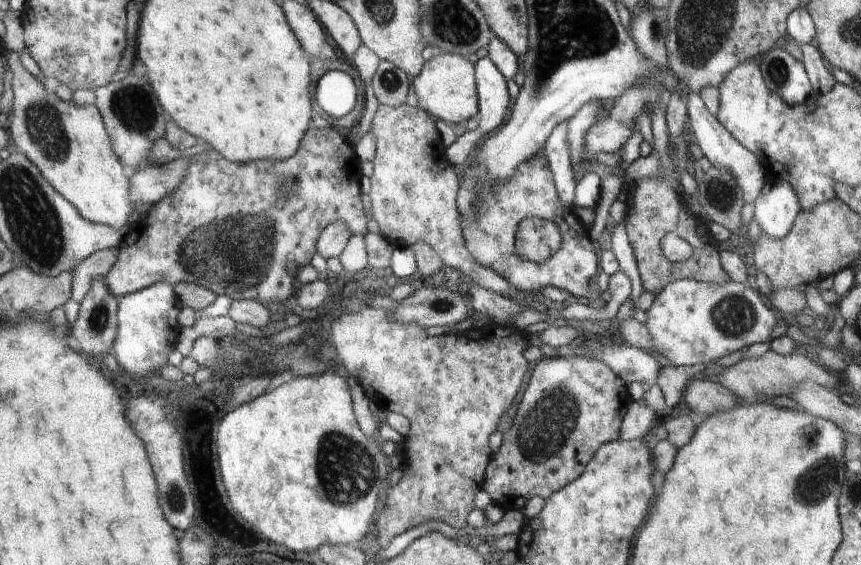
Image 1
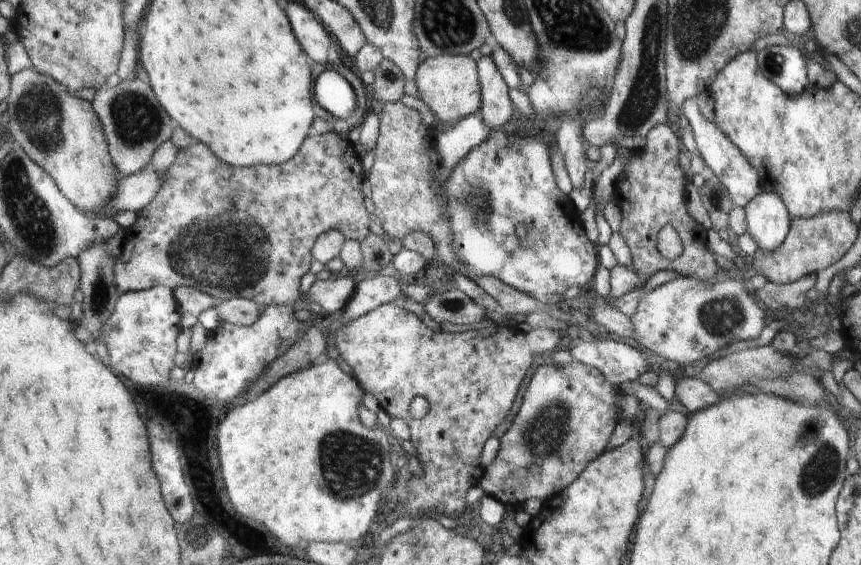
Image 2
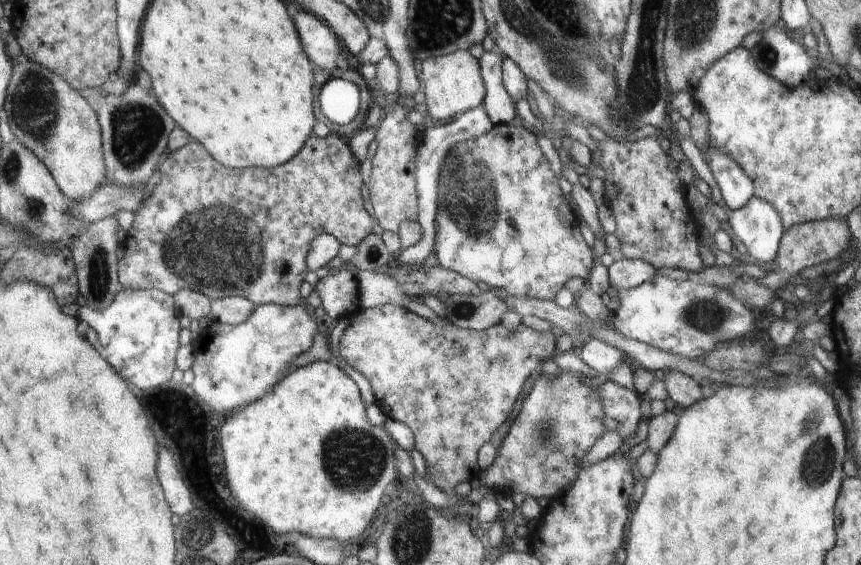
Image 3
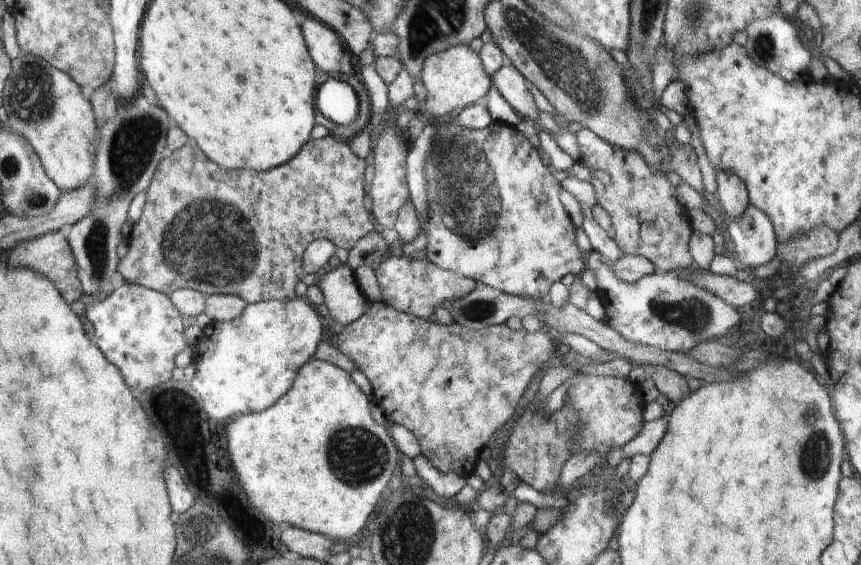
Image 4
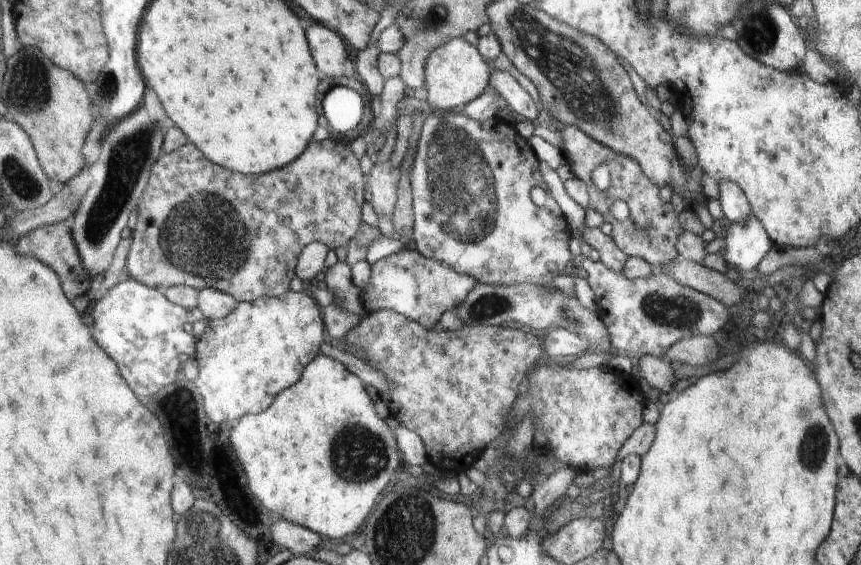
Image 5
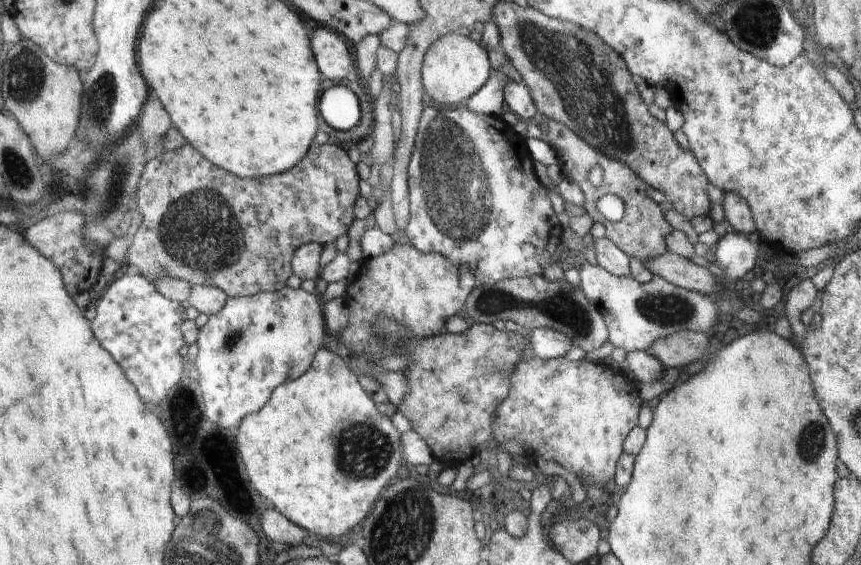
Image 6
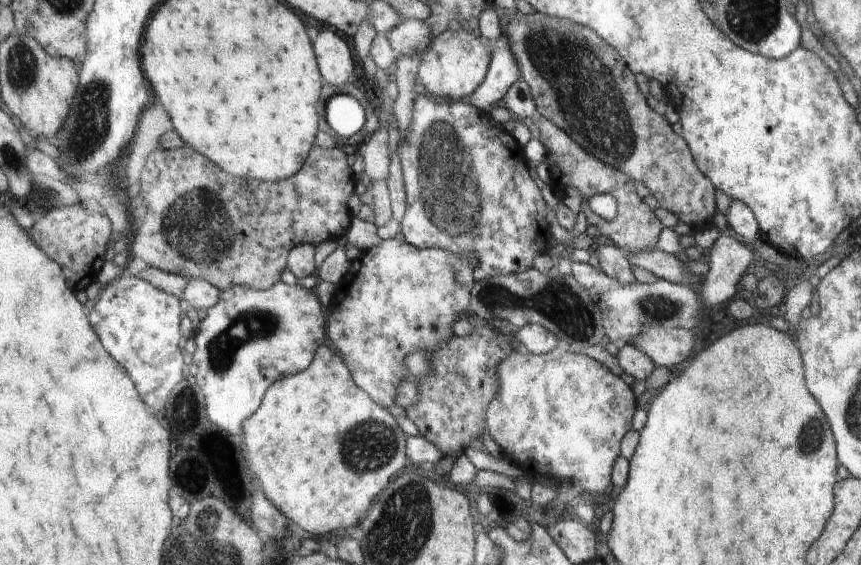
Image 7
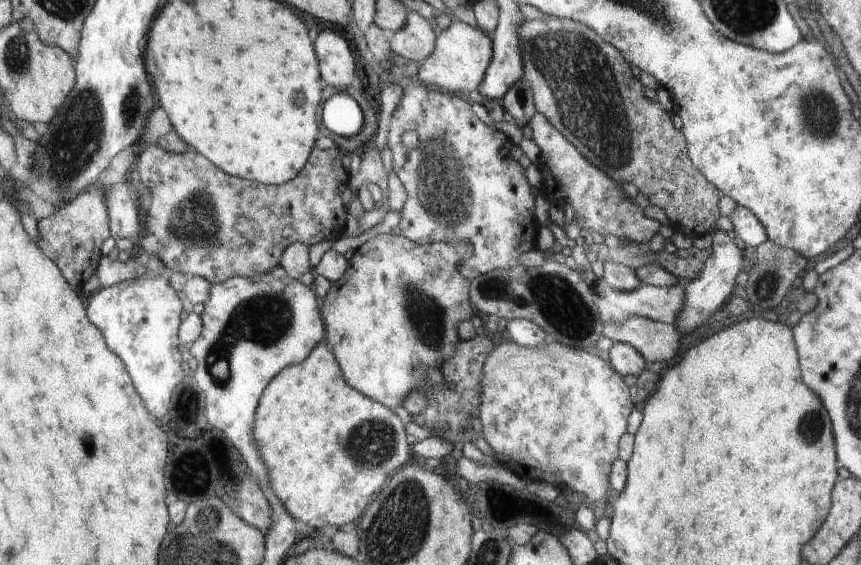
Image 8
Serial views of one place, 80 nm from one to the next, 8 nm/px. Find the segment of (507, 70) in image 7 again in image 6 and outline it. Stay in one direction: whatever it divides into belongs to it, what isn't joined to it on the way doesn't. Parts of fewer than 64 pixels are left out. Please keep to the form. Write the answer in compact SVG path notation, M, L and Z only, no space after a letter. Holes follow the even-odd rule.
M494 70L487 84L467 101L466 108L476 114L500 116L506 107L503 88L508 81L512 79L502 70Z

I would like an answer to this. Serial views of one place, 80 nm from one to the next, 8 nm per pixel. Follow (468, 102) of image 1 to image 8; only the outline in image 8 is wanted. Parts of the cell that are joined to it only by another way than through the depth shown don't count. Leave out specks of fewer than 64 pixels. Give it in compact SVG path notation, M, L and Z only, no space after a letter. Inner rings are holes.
M453 21L449 28L436 33L432 54L419 66L418 79L428 87L450 90L450 94L463 90L472 92L485 78L493 58L493 39L478 27L468 26L462 21Z

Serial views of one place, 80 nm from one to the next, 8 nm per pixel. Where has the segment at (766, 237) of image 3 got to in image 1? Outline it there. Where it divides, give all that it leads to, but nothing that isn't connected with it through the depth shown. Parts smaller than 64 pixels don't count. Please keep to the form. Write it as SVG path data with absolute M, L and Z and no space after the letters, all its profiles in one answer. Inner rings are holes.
M781 179L766 183L753 203L753 218L759 222L761 234L772 239L784 238L802 211L794 187Z

